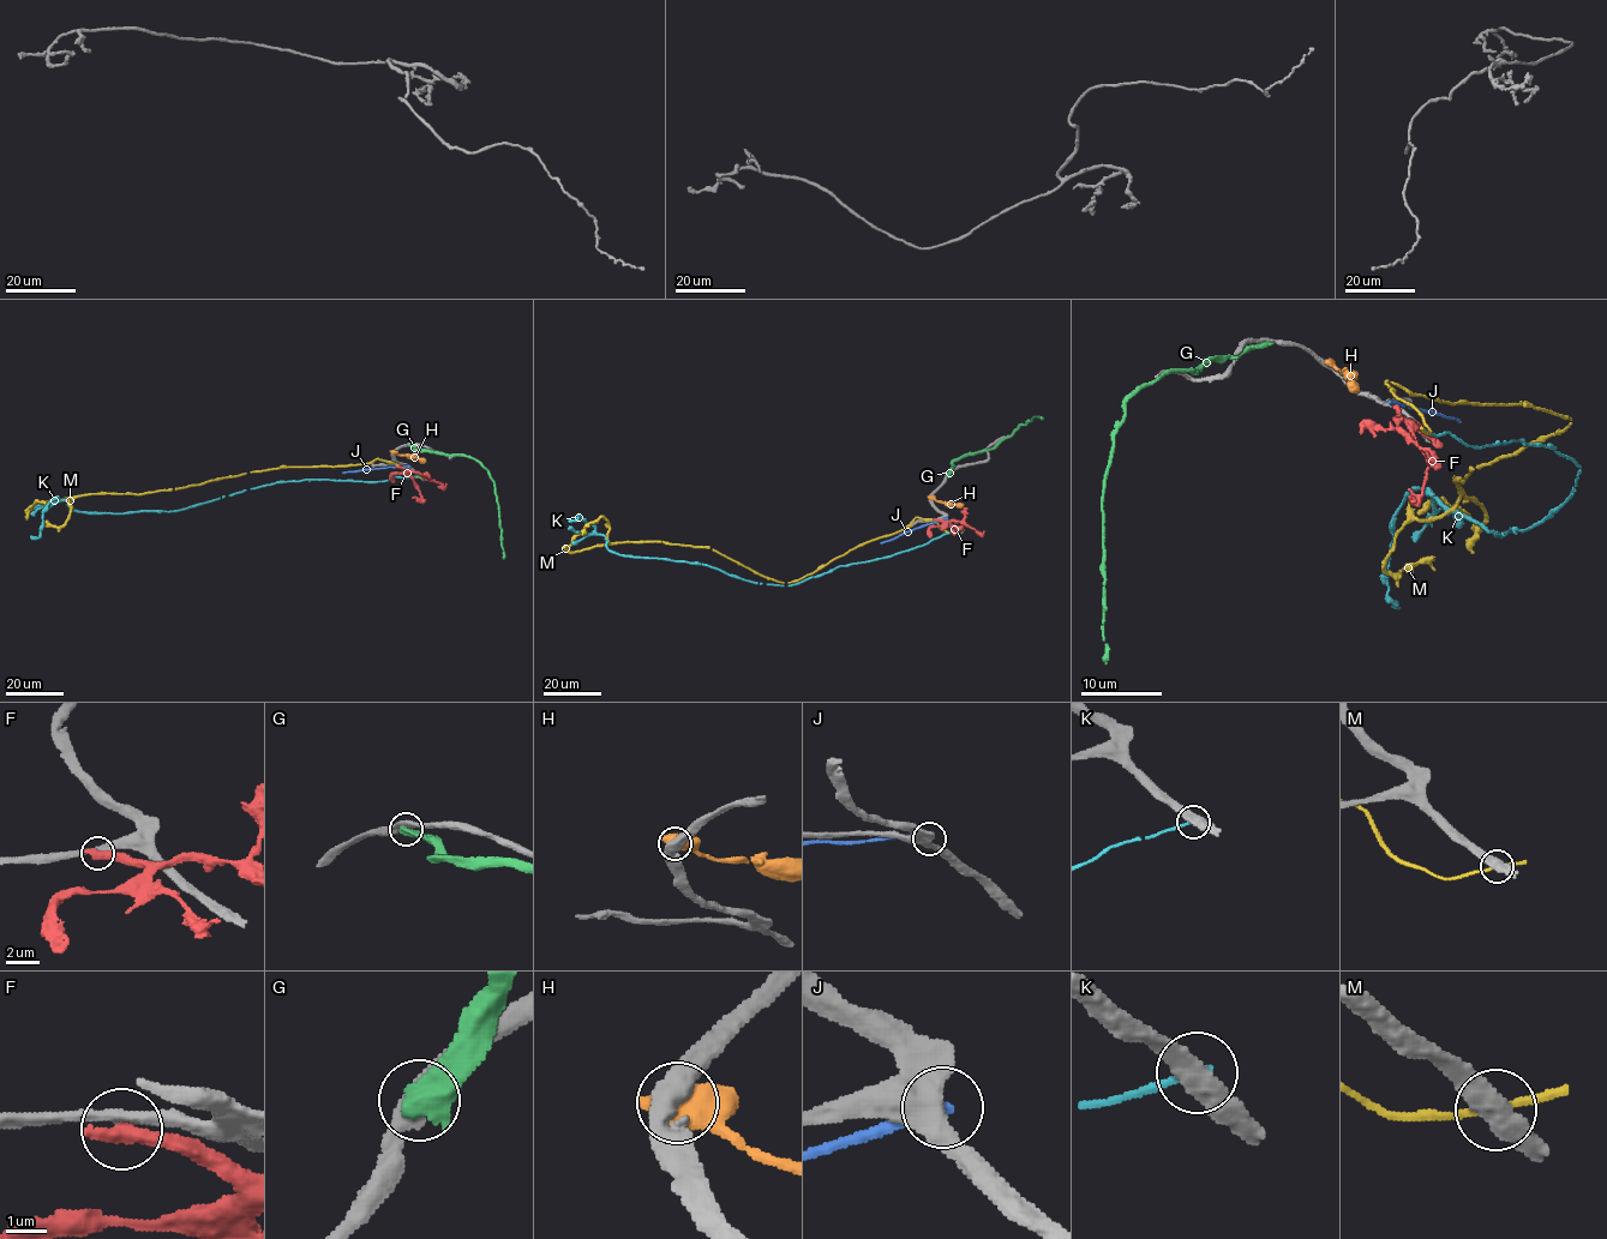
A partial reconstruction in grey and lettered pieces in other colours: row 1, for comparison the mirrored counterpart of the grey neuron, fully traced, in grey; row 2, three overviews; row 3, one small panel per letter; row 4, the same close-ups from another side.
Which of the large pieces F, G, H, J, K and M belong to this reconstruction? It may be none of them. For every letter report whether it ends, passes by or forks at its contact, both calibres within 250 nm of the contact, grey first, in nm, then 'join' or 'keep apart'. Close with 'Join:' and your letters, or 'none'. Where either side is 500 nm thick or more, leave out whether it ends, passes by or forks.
F: 280/500 nm | keep apart
G: 360/600 nm | keep apart
H: 480/850 nm | keep apart
J: it ends | 400/240 nm | keep apart
K: it ends | 360/180 nm | keep apart
M: it passes by | 400/180 nm | keep apart
Join: none

